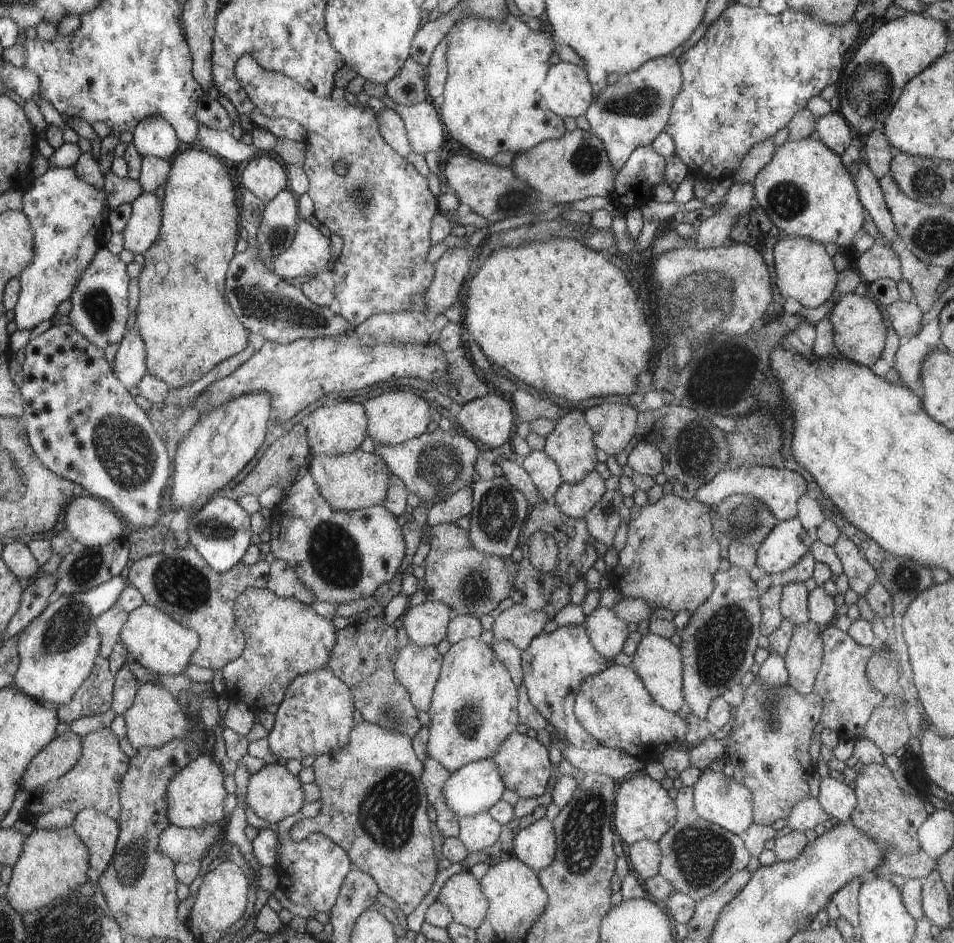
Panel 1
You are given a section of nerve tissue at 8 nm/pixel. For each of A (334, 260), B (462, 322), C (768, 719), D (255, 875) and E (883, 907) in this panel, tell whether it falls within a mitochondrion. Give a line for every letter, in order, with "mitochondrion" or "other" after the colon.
A: other
B: other
C: mitochondrion
D: other
E: other

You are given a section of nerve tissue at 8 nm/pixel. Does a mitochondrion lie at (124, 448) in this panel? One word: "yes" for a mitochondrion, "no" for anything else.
yes

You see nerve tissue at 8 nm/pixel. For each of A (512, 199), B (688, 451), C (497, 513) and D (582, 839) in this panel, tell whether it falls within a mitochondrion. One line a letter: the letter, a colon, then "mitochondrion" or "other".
A: mitochondrion
B: mitochondrion
C: mitochondrion
D: mitochondrion

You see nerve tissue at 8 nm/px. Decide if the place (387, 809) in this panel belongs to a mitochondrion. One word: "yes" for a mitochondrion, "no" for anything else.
yes

